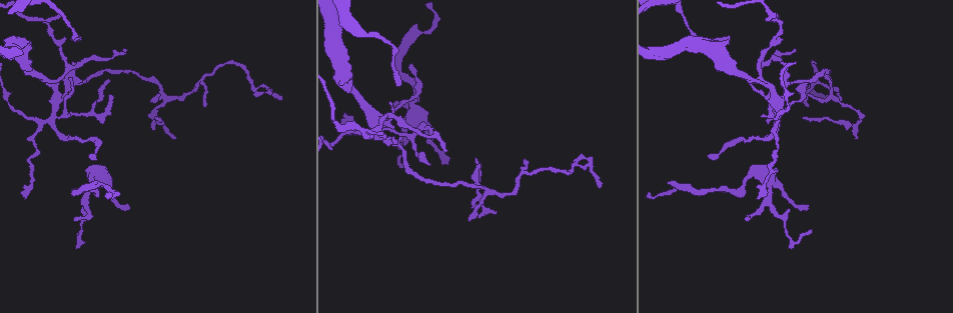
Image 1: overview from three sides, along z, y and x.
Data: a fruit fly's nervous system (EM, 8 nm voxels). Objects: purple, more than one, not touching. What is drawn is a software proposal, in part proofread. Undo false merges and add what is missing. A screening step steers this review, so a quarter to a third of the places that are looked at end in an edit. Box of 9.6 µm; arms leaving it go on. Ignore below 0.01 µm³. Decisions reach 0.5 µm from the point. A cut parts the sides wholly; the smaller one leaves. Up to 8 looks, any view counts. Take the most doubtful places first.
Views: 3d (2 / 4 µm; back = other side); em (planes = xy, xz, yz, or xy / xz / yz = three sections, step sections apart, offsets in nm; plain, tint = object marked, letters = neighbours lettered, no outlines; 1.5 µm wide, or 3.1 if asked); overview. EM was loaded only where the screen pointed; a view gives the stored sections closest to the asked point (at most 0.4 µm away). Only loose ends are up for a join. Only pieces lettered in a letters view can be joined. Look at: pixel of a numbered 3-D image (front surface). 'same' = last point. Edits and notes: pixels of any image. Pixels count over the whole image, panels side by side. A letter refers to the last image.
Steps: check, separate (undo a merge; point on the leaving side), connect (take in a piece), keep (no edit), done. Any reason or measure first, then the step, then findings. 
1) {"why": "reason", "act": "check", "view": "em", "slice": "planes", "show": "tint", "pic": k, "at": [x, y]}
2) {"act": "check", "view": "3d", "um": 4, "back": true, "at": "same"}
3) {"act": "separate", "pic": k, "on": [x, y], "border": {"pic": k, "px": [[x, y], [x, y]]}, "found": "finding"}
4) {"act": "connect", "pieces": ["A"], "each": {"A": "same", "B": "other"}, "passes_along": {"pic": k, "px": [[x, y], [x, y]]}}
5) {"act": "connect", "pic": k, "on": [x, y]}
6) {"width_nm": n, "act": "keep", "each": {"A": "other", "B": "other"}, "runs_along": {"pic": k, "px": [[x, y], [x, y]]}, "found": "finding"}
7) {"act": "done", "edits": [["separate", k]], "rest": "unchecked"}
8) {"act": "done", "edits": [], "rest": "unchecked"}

{"why": "tapers out", "act": "check", "view": "3d", "um": 2, "back": true, "pic": 1, "at": [108, 81]}

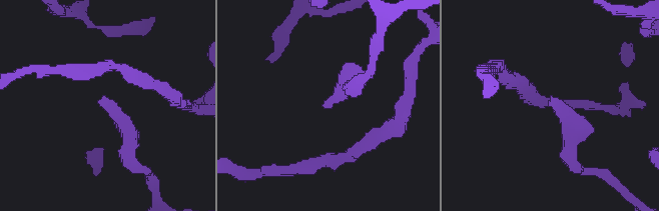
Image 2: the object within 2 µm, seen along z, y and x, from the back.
{"act": "check", "view": "em", "slice": "planes", "show": "letters", "pic": 2, "at": [101, 99]}

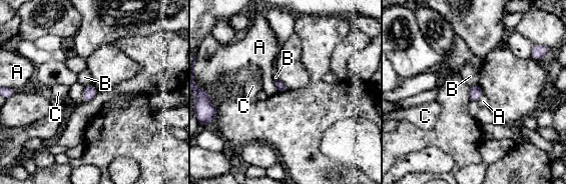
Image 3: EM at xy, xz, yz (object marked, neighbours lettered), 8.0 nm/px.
{"longest_contact_nm": ["A", 130], "act": "keep", "each": {"A": "other", "B": "other", "C": "other"}, "found": "none of them fits"}

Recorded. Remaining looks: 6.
{"why": "three-way junction", "act": "check", "view": "em", "slice": "xy", "step": 4, "show": "tint", "pic": 1, "at": [834, 97]}

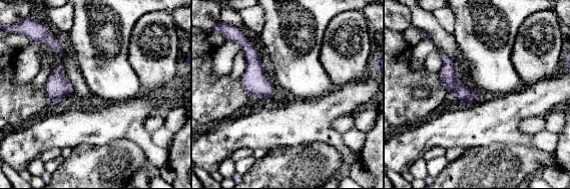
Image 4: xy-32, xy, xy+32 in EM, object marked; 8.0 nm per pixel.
{"act": "check", "view": "em", "slice": "planes", "show": "letters", "at": "same"}

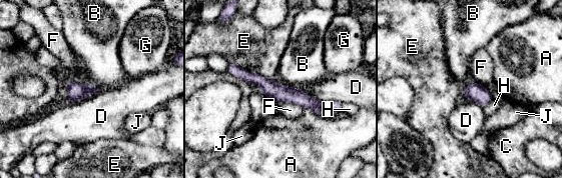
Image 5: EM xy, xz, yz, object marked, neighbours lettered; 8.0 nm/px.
{"width_nm": 140, "act": "keep", "each": {"A": "other", "B": "other", "C": "other", "D": "other", "E": "other", "F": "other", "G": "other", "H": "other", "J": "other"}, "border": {"pic": 5, "px": [[274, 101], [293, 102], [304, 107]]}, "found": "continuous, no second neuron"}

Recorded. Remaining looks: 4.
{"why": "tapers out", "act": "check", "view": "em", "slice": "planes", "show": "letters", "pic": 1, "at": [68, 78]}

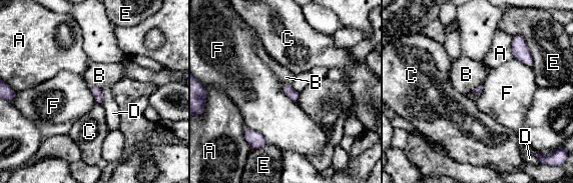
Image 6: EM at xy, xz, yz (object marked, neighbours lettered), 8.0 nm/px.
{"longest_contact_nm": ["E", 300], "act": "keep", "each": {"A": "other", "B": "other", "C": "other", "D": "other", "E": "other", "F": "other"}, "border": {"pic": 6, "px": [[246, 125], [256, 130], [267, 143]]}, "found": "none of them fits"}

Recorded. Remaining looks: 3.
{"act": "done", "edits": [], "rest": "unchecked"}

